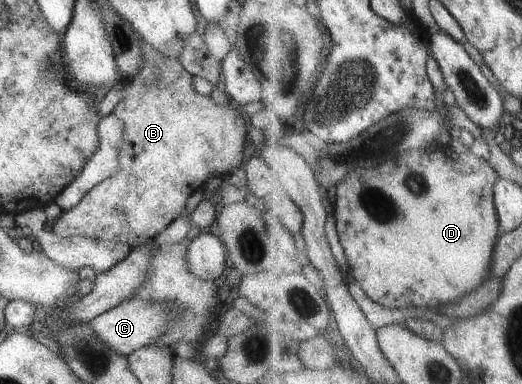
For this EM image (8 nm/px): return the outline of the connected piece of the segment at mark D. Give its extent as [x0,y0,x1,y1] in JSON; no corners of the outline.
[333,143,501,309]

